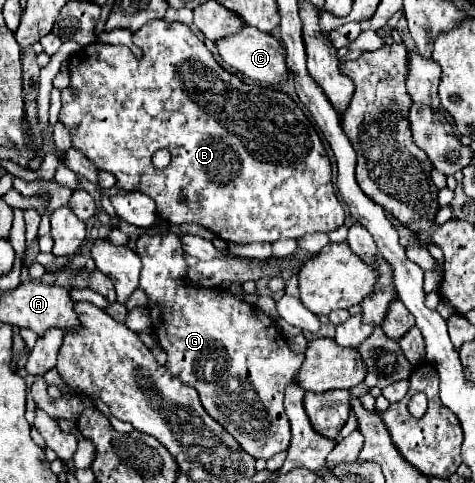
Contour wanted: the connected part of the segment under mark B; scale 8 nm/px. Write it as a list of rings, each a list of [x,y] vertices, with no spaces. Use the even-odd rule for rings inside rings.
[[[154,19],[154,23],[148,23],[146,27],[134,33],[134,45],[142,49],[142,57],[136,57],[126,45],[106,45],[106,43],[94,41],[82,47],[78,53],[70,57],[70,85],[62,89],[60,121],[70,129],[72,145],[80,149],[100,171],[110,171],[116,177],[118,187],[122,187],[124,191],[140,191],[152,197],[156,203],[156,215],[160,221],[198,223],[228,243],[256,243],[256,241],[274,243],[278,239],[300,239],[306,233],[318,233],[318,231],[330,233],[338,229],[340,225],[344,225],[346,215],[332,187],[332,169],[330,169],[330,159],[326,155],[326,149],[314,125],[308,121],[304,111],[286,93],[276,91],[274,87],[262,87],[262,85],[256,85],[256,91],[252,91],[250,85],[240,81],[236,75],[228,73],[226,69],[222,69],[214,61],[206,45],[184,23],[164,23],[162,19]],[[158,149],[168,149],[172,155],[172,163],[166,169],[156,169],[152,165],[152,155]]]

